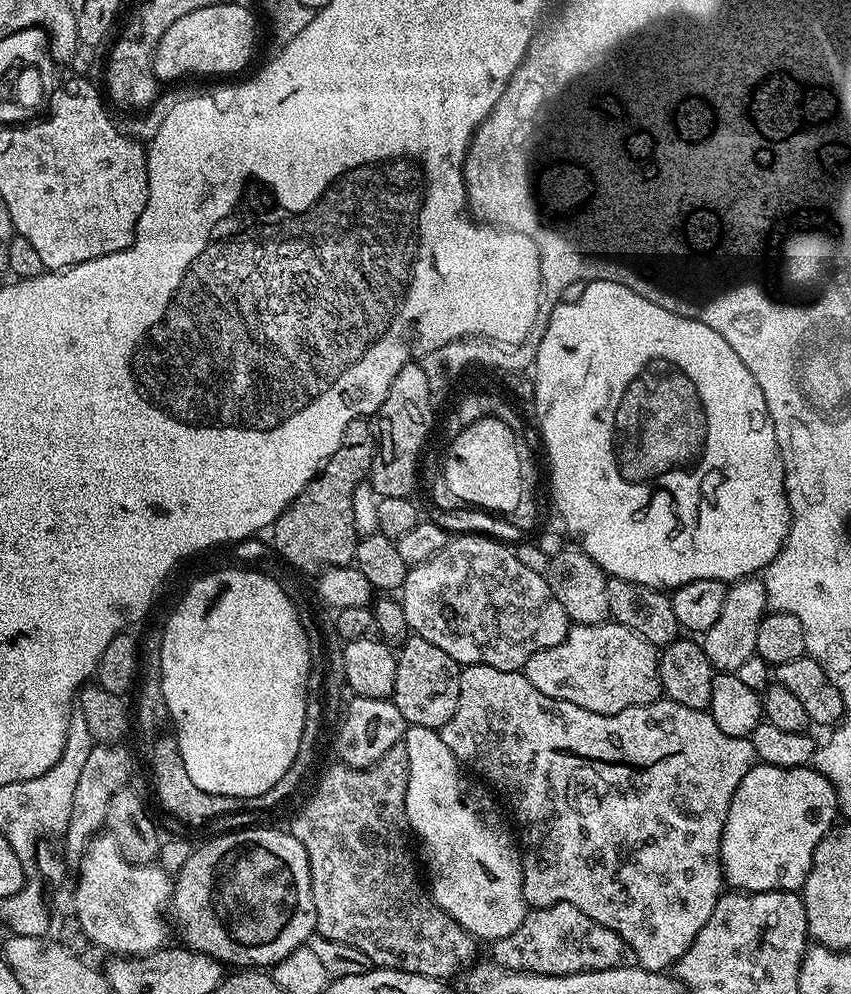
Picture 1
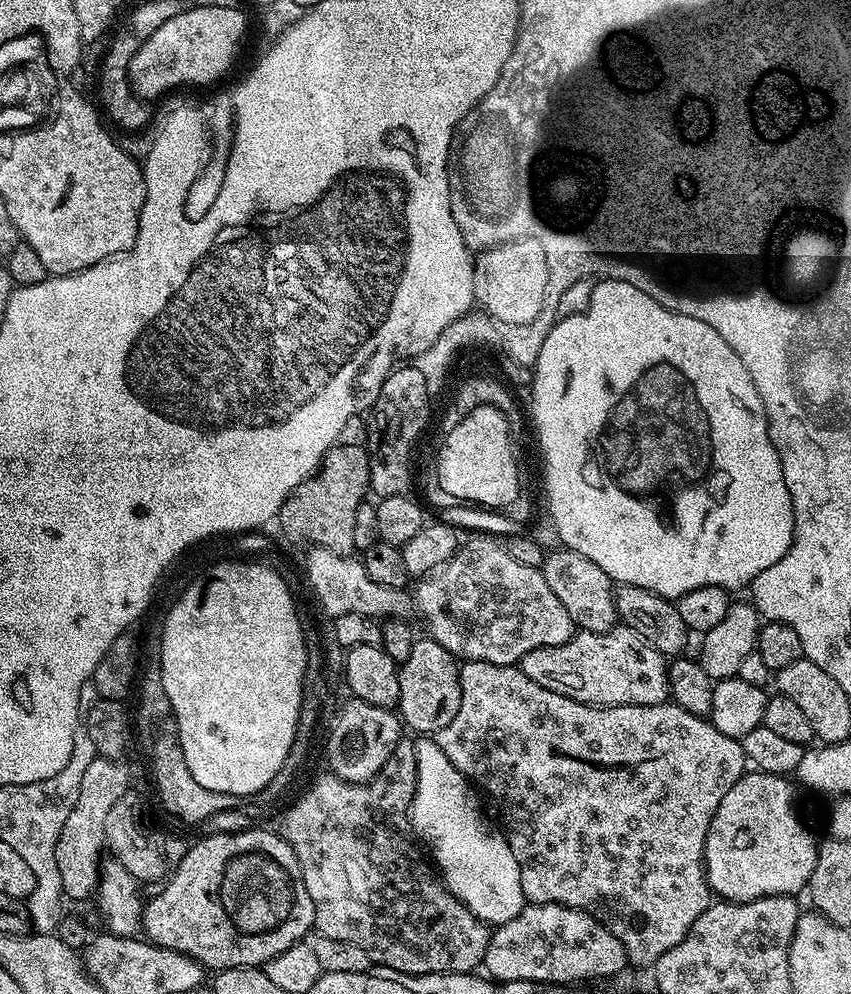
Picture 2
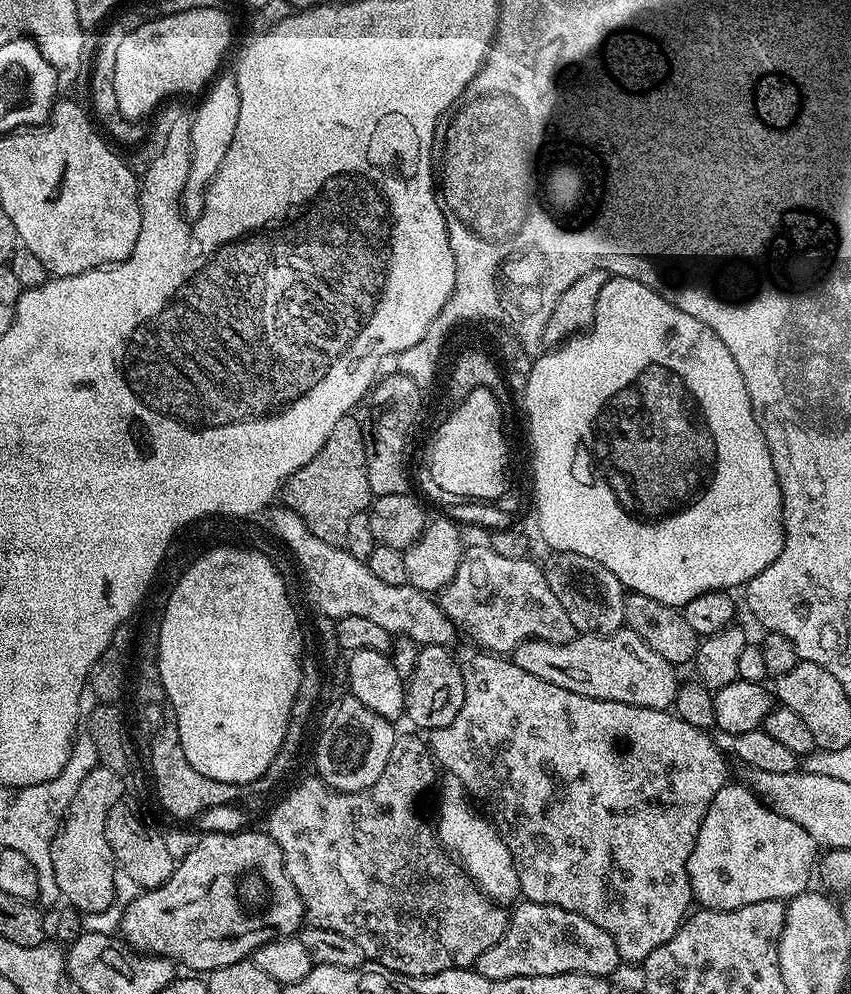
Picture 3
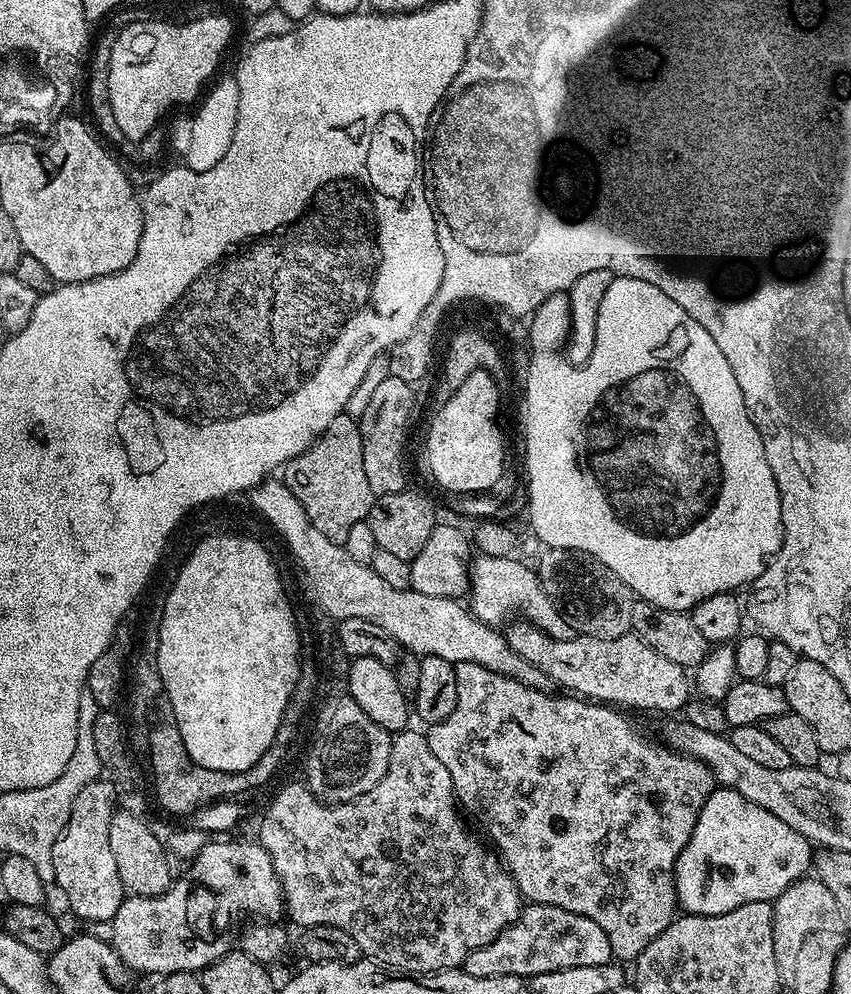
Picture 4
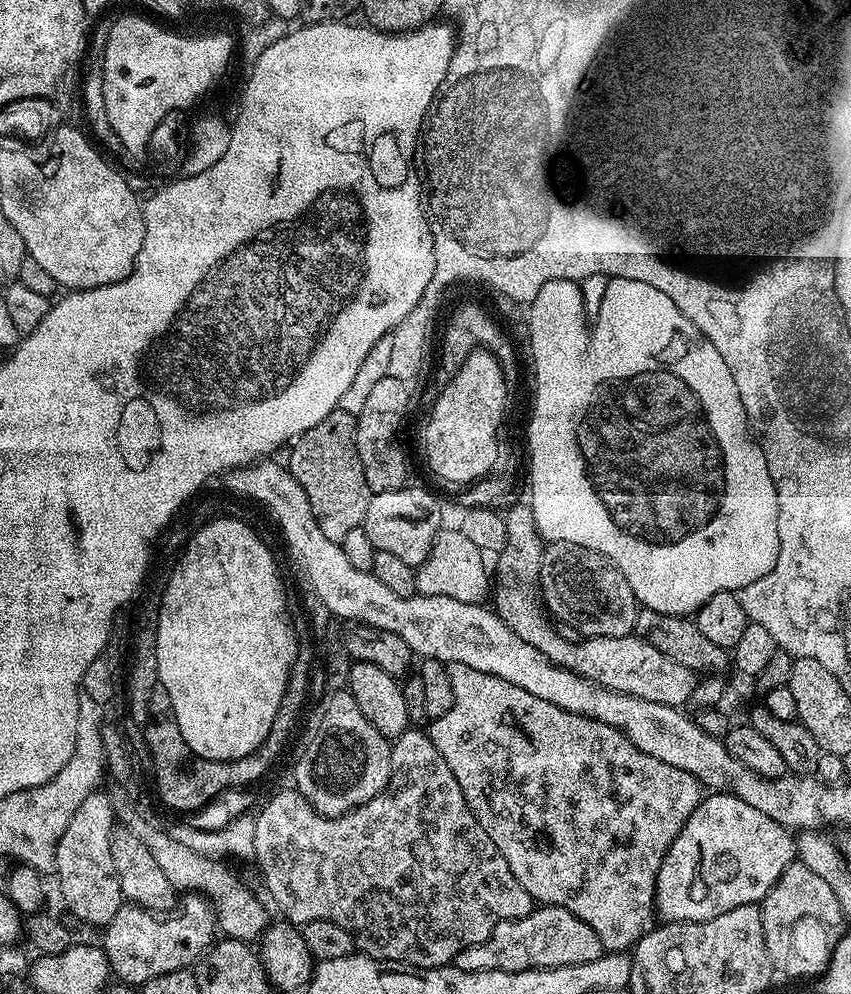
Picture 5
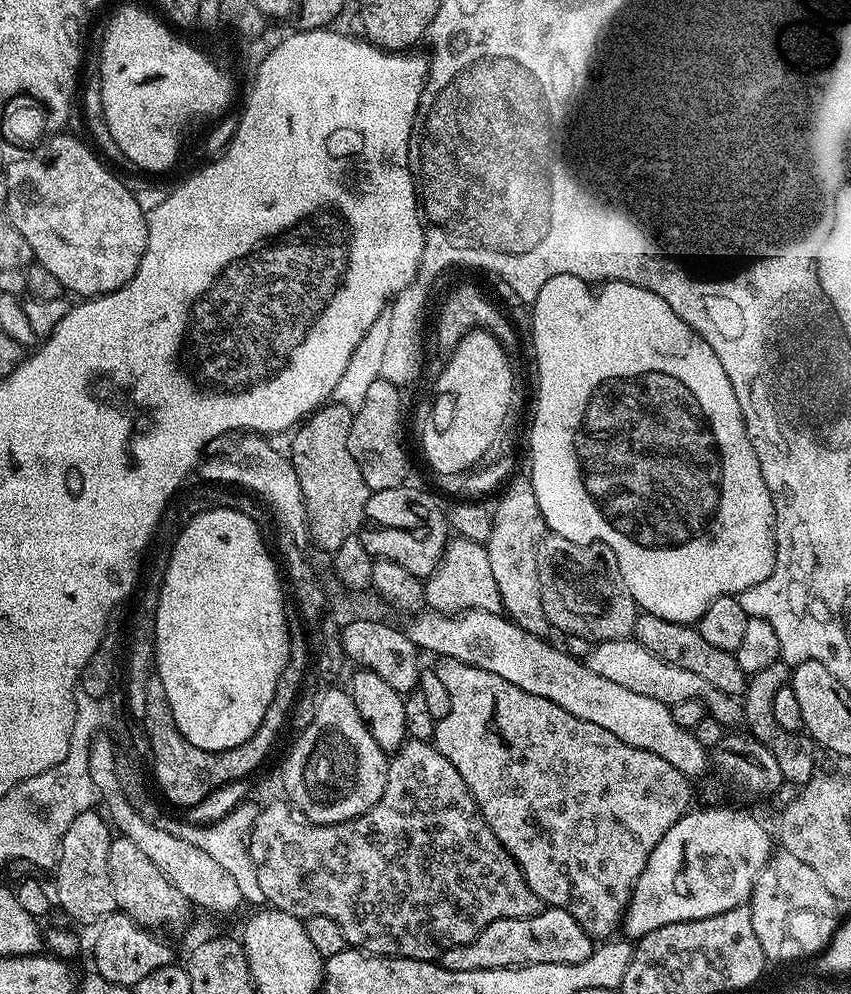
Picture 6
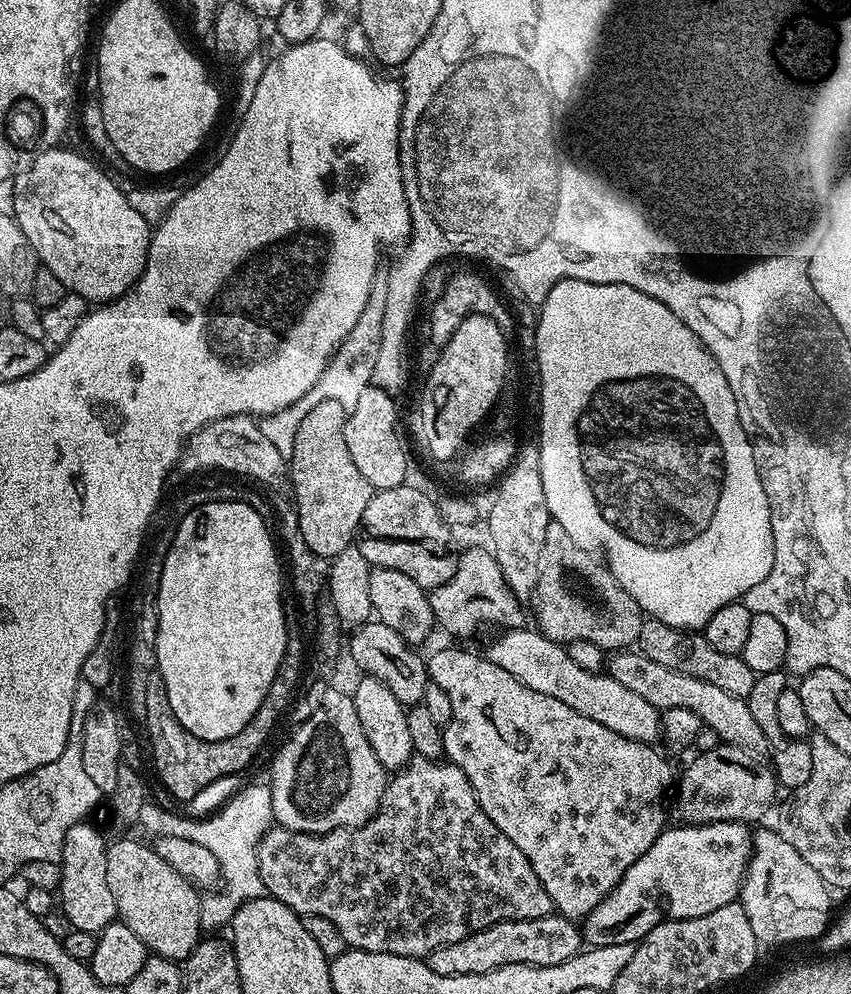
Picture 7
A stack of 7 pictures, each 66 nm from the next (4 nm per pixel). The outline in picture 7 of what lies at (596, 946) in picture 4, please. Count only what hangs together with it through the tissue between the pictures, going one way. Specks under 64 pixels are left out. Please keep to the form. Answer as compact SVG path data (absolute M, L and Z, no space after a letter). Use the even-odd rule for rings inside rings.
M553 914L533 920L503 920L489 928L483 928L464 936L462 942L450 942L438 946L426 958L434 974L461 976L482 974L507 964L533 964L550 966L566 962L582 948L582 932L567 916Z

